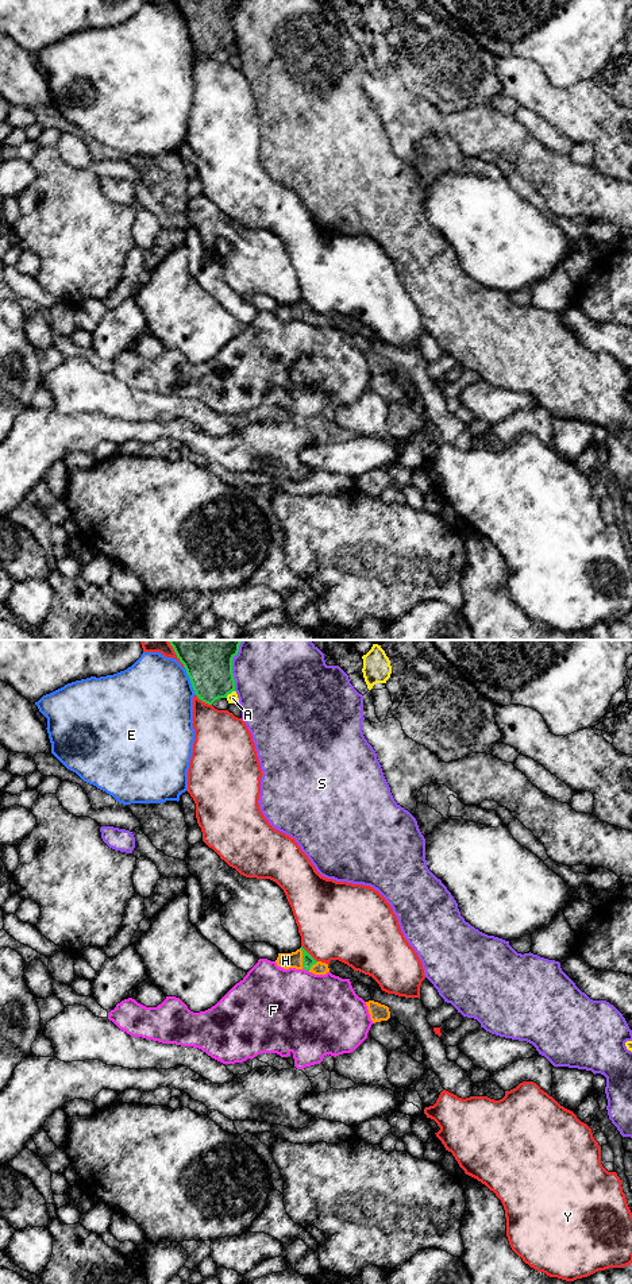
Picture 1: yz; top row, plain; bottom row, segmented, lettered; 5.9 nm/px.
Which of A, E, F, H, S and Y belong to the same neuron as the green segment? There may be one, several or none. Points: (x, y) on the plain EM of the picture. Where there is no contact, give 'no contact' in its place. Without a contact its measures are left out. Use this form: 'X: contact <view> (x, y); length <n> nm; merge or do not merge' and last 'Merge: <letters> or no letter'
A: contact yz (230, 45); length 70 nm; do not merge
E: contact yz (191, 33); length 170 nm; do not merge
F: contact yz (305, 322); length 40 nm; do not merge
H: contact yz (303, 311); length 130 nm; merge
S: contact yz (231, 22); length 260 nm; do not merge
Y: contact yz (203, 53); length 130 nm; do not merge
Merge: H

